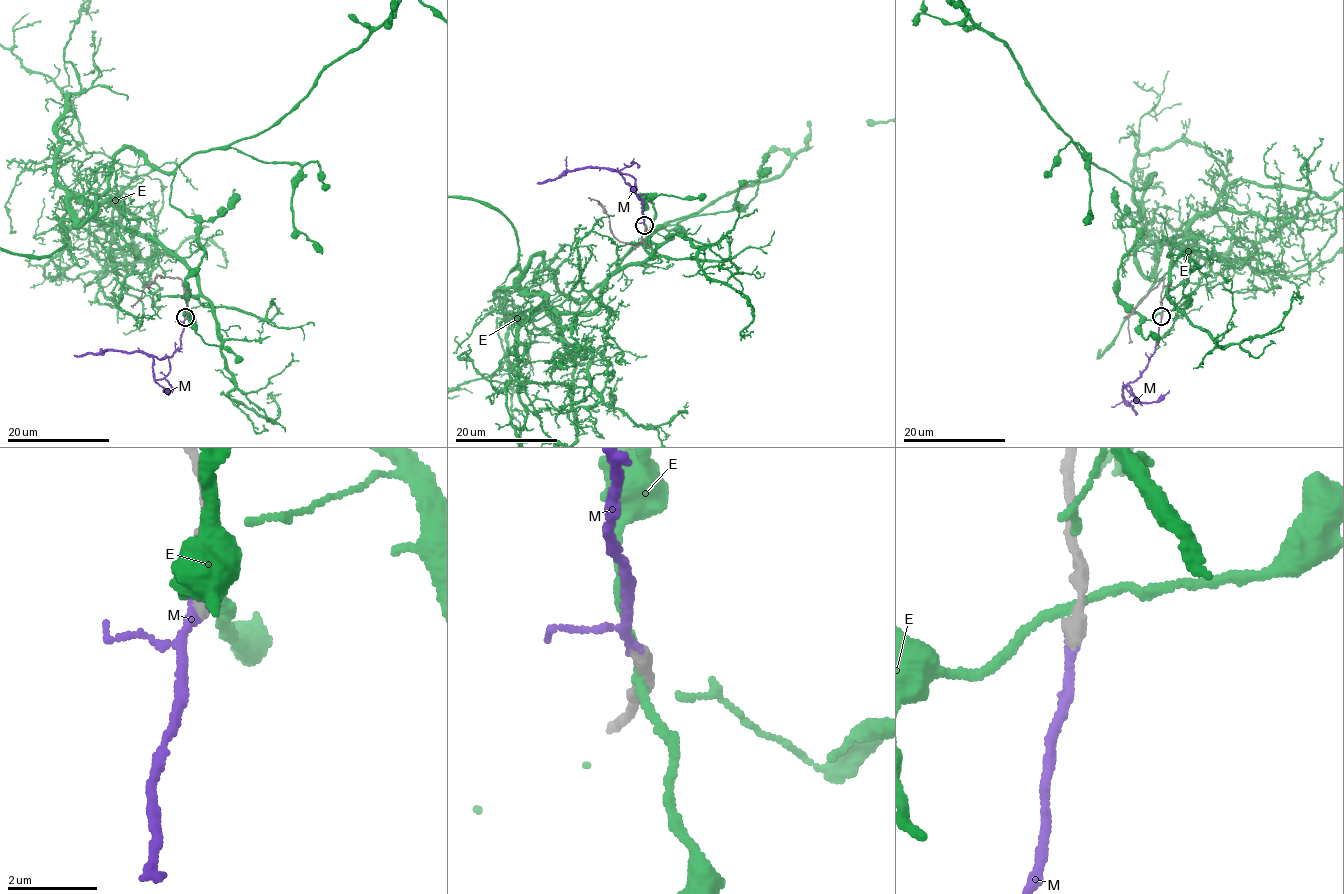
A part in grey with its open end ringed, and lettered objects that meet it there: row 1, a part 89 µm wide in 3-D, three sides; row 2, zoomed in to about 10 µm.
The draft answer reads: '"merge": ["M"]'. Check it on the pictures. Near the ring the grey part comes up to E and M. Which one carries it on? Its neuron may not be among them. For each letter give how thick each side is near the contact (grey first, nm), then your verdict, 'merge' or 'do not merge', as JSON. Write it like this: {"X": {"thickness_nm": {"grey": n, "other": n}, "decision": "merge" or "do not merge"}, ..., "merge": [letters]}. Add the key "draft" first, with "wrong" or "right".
{"draft": "right", "E": {"thickness_nm": {"grey": 440, "other": 190}, "decision": "do not merge"}, "M": {"thickness_nm": {"grey": 360, "other": 130}, "decision": "merge"}, "merge": ["M"]}

